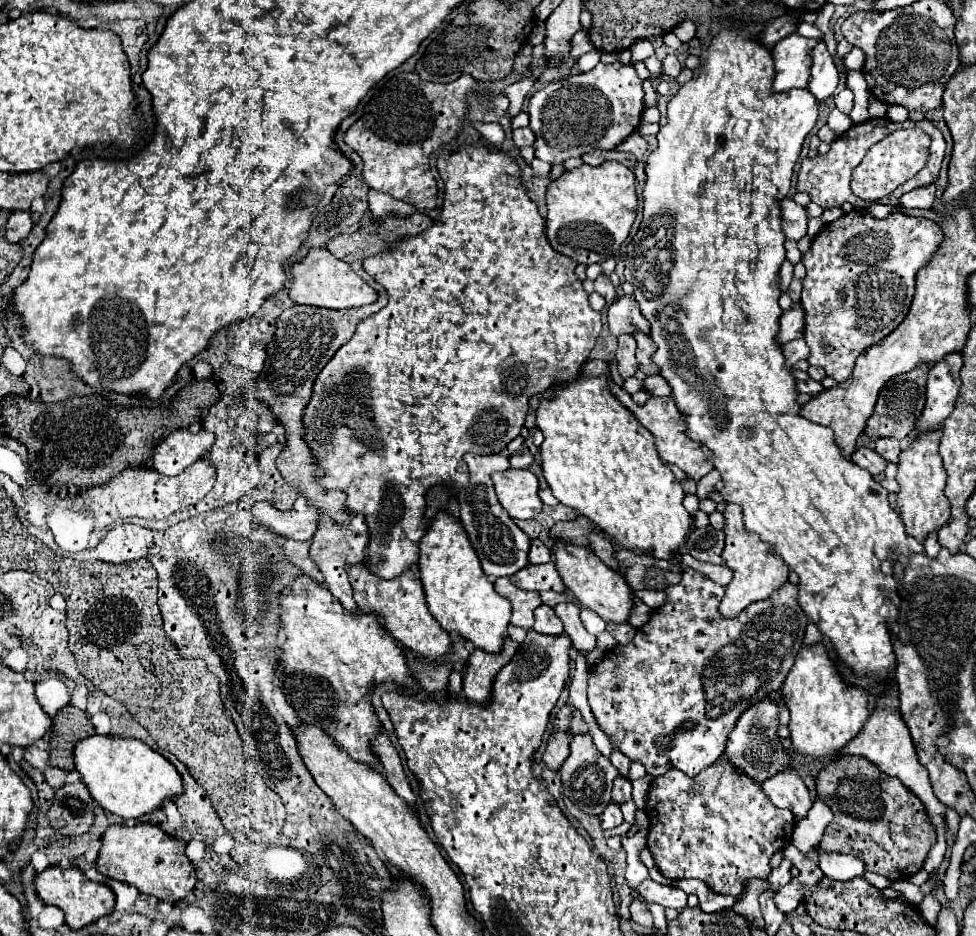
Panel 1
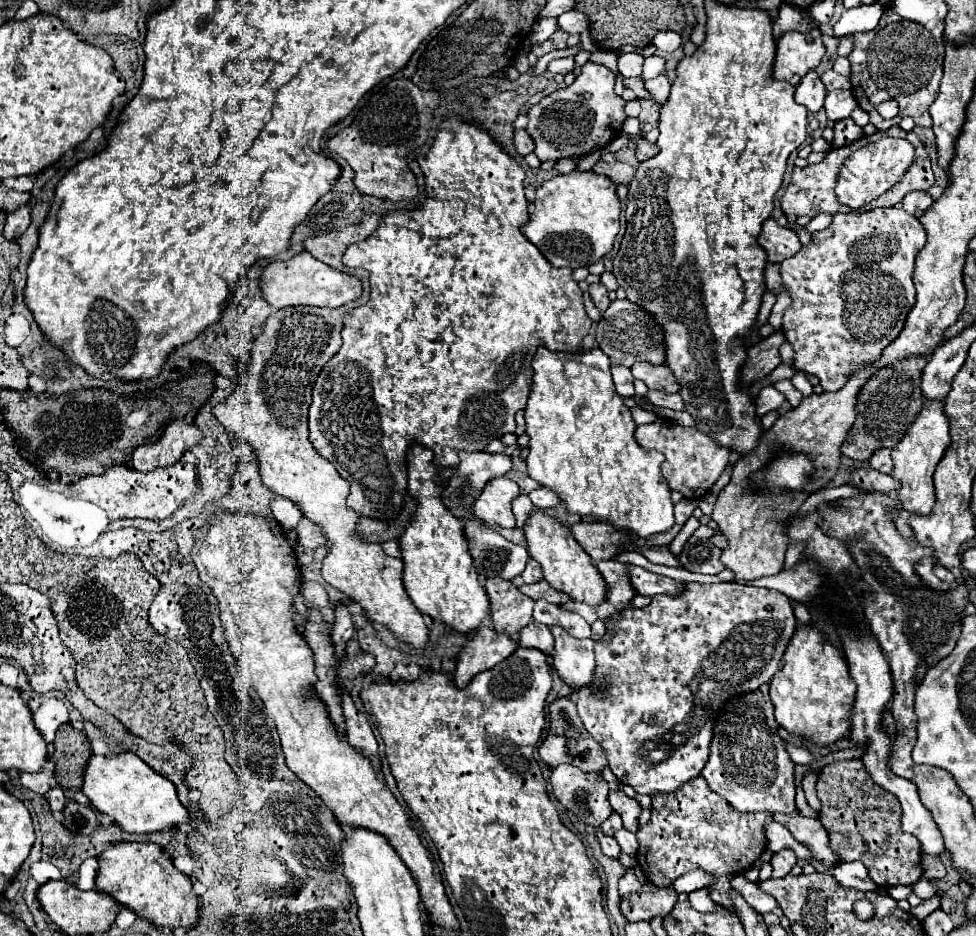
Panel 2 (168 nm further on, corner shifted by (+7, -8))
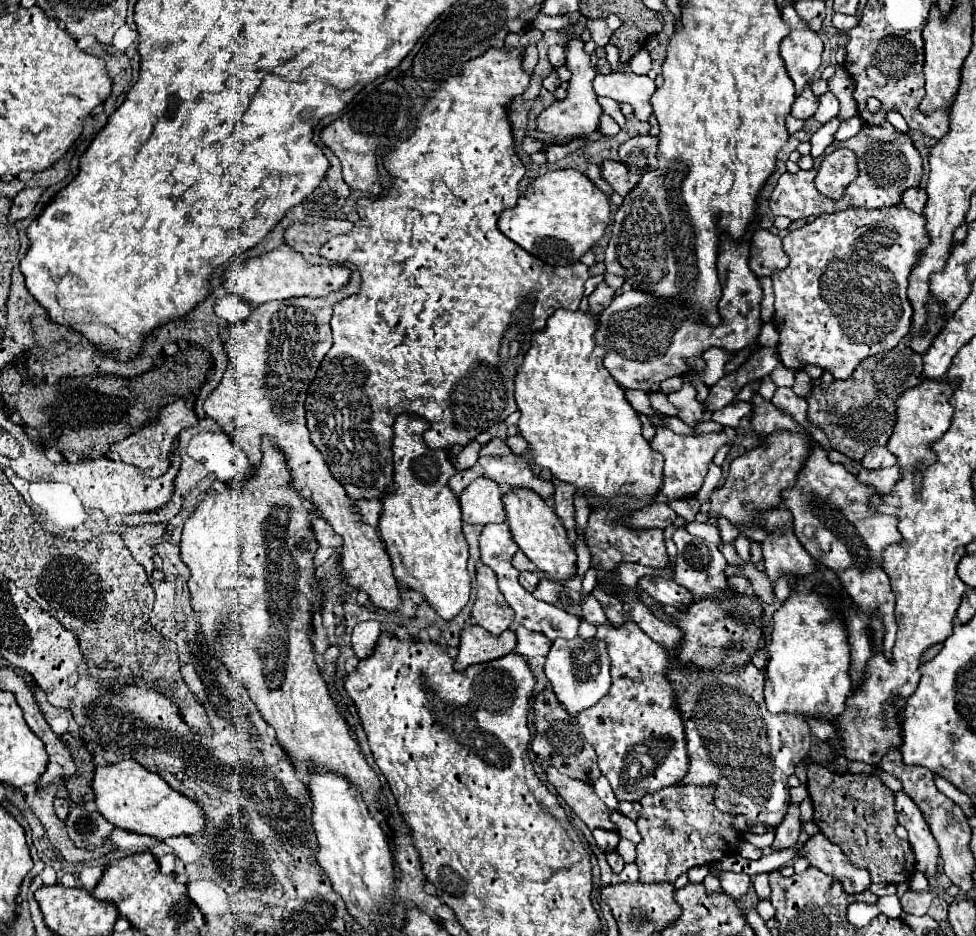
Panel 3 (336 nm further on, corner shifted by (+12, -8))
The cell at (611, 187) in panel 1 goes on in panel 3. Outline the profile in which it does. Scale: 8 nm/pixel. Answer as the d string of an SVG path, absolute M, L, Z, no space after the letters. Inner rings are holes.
M550 170L528 184L518 204L504 210L498 224L512 242L542 262L552 266L574 264L604 236L610 224L610 202L580 170Z

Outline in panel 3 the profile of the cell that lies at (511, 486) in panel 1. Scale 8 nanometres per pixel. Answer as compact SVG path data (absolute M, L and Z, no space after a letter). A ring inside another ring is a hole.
M478 478L460 494L462 520L468 524L502 524L506 522L502 492L494 480Z

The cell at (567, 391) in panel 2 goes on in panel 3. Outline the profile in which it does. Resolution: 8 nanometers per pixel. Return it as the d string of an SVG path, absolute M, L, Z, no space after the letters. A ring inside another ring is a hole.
M558 310L548 318L546 328L534 334L532 346L516 374L516 402L522 414L518 422L520 434L530 444L532 462L540 468L548 468L558 480L602 498L626 496L632 500L654 502L662 488L664 458L644 440L638 412L628 404L624 390L602 366L606 348L594 342L594 330L596 320L590 312Z

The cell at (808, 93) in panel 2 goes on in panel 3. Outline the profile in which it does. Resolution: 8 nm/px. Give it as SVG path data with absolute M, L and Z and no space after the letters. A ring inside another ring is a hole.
M806 86L804 92L800 96L796 96L794 104L792 104L792 116L800 118L800 120L808 120L818 108L818 98L814 96L812 88Z

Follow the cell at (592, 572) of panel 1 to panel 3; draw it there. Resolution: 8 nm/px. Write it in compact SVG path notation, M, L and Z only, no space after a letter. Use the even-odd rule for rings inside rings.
M516 488L514 492L504 494L504 510L514 542L528 556L528 560L534 562L538 570L546 574L546 578L566 582L576 576L576 552L574 546L568 542L562 520L556 516L552 504L548 504L528 488Z

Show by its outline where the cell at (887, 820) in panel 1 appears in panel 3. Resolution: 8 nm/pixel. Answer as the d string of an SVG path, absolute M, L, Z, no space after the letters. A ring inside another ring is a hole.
M816 762L808 766L808 792L814 804L814 822L830 842L838 844L854 866L870 872L872 882L904 884L916 870L912 846L894 834L894 792L874 774L836 774Z

